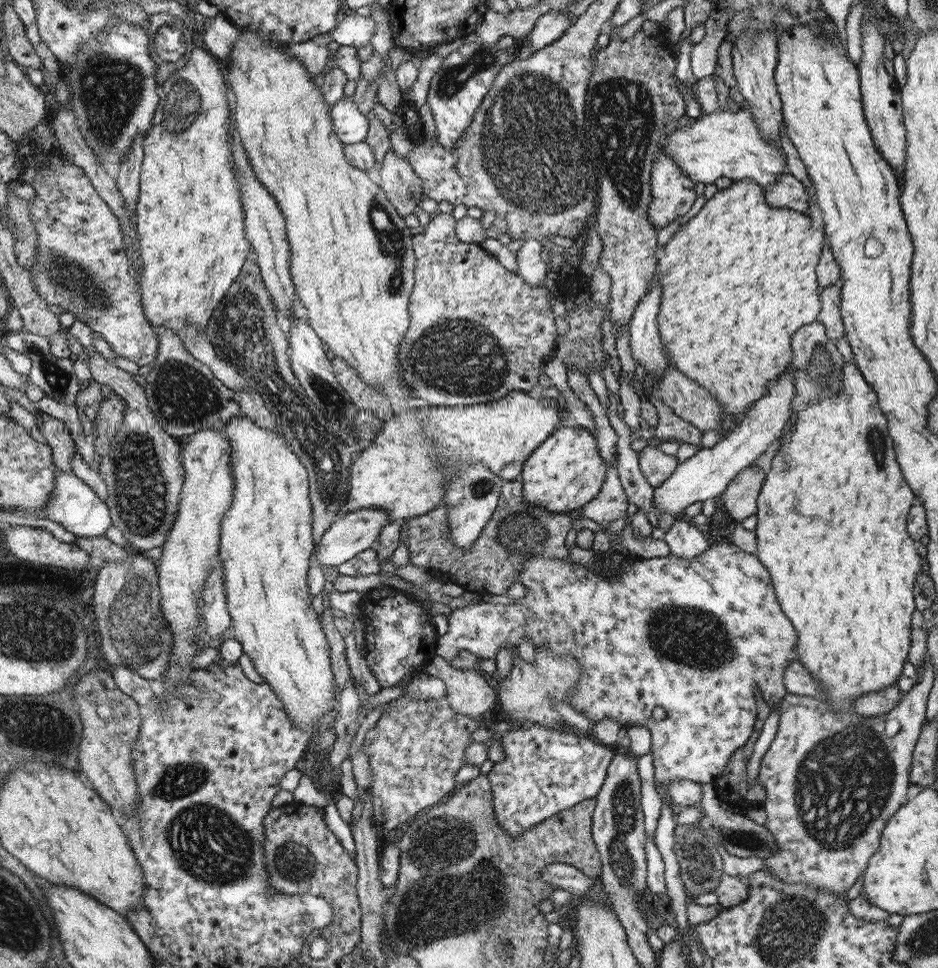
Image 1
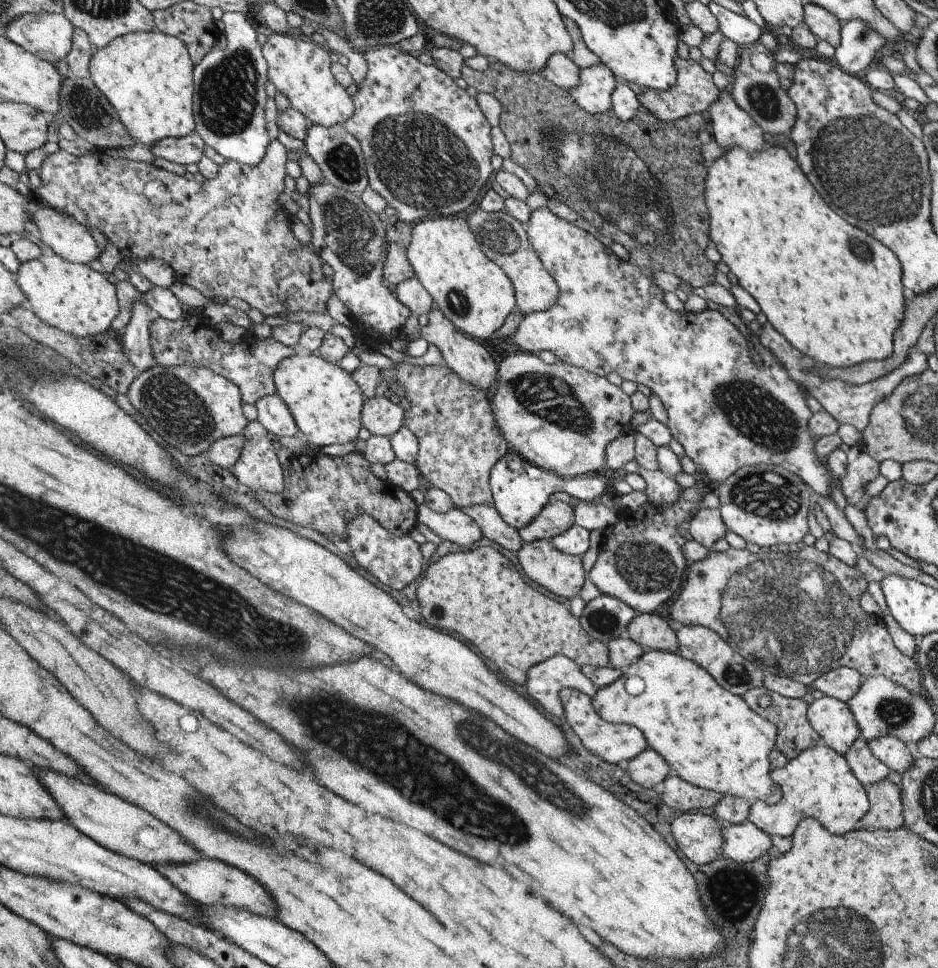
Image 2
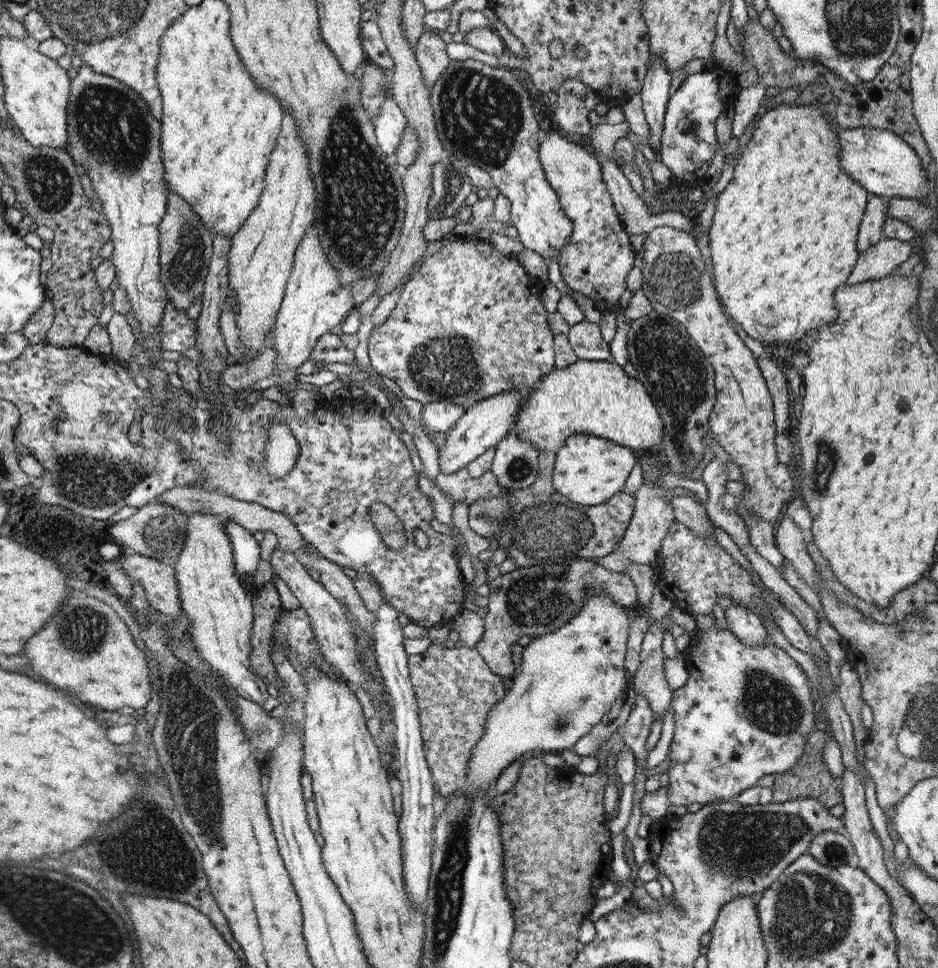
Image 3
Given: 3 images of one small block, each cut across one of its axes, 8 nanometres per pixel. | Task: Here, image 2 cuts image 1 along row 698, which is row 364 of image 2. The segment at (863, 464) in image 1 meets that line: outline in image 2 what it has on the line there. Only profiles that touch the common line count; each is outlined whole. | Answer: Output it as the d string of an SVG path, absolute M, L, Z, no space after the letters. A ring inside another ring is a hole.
M766 145L761 151L746 151L742 147L732 147L725 150L722 156L712 161L708 167L708 176L705 176L706 208L710 214L710 240L716 244L720 252L721 260L730 268L737 278L737 282L746 292L752 295L752 298L758 302L761 311L767 316L767 321L784 338L798 348L800 352L808 354L816 362L829 367L850 368L860 365L864 360L882 360L888 358L893 351L893 332L903 319L903 310L905 309L904 296L902 295L903 282L901 276L903 270L898 257L879 240L870 236L867 232L852 226L842 216L822 200L817 190L812 186L804 171L800 168L797 160L786 151L782 146Z

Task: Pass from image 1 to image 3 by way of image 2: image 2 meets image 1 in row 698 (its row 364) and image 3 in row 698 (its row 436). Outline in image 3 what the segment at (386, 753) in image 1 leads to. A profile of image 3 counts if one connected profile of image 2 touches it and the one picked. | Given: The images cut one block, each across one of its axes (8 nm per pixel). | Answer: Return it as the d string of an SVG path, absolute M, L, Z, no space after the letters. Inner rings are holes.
M430 645L425 652L409 656L408 670L418 703L425 757L438 794L446 797L466 782L473 748L484 734L488 713L506 696L509 679L494 674L475 647L464 645Z

